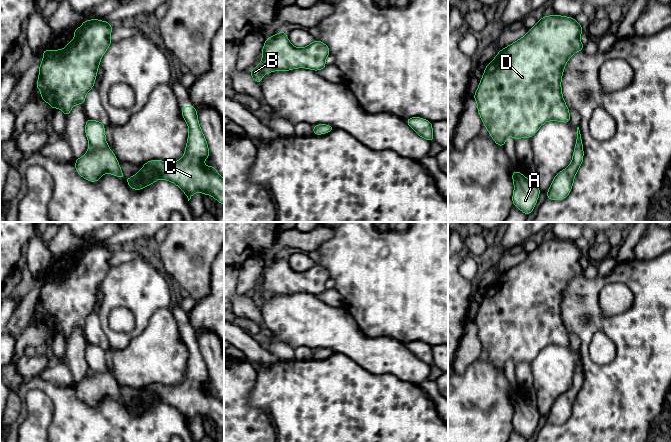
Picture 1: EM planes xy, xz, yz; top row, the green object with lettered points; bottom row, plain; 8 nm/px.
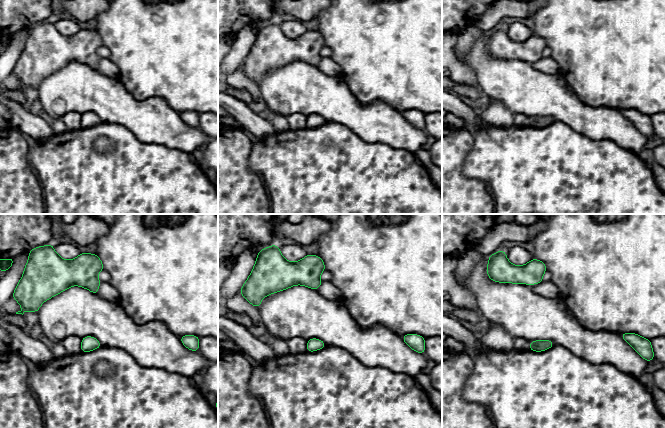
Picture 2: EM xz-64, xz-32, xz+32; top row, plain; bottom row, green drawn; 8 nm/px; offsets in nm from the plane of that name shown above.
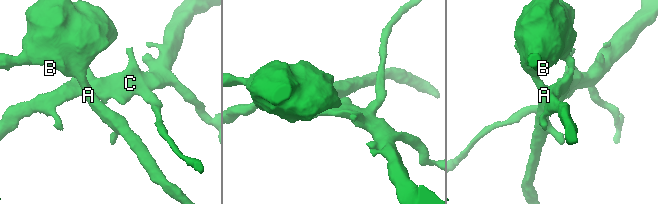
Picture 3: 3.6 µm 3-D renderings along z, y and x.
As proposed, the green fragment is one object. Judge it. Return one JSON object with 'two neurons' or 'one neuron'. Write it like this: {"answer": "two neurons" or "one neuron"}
{"answer": "one neuron"}

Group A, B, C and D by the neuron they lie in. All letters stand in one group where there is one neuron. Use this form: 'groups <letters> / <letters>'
groups A B C D

